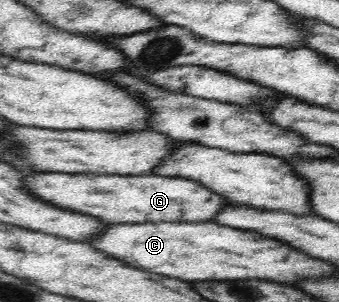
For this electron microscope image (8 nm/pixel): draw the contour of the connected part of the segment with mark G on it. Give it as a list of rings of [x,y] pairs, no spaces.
[[[32,175],[26,177],[28,187],[42,199],[80,211],[86,215],[100,217],[110,225],[120,223],[214,223],[216,215],[230,203],[210,191],[208,187],[182,177],[112,177],[112,175]]]

